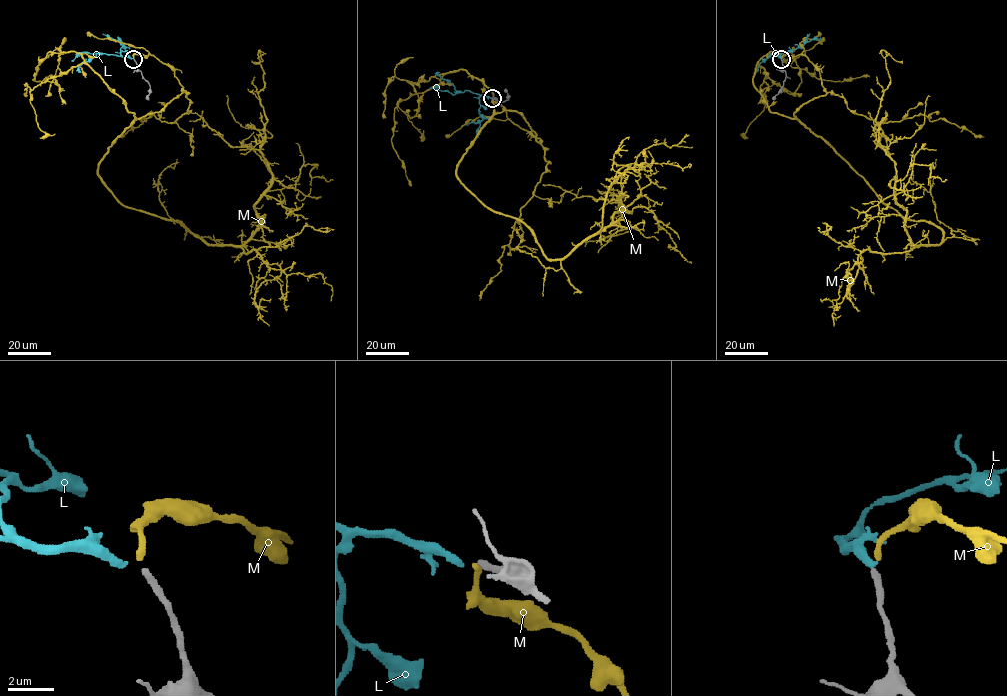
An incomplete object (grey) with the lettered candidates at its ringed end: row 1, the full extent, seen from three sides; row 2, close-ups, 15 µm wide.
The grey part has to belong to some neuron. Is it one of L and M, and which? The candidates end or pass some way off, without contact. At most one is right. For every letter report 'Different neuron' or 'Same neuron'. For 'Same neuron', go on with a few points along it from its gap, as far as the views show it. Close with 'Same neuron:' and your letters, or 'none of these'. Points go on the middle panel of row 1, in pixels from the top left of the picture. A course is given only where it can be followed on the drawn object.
L: Different neuron
M: Same neuron. Its course: (492, 98), (541, 141), (497, 112), (456, 177), (549, 259), (630, 213), (625, 192), (610, 217)
Same neuron: M

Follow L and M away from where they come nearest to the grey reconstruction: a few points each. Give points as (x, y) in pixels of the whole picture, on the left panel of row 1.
L: (132, 58), (97, 54), (78, 66), (81, 72)
M: (133, 58), (168, 65), (183, 91), (124, 131), (98, 176), (124, 205), (239, 245), (272, 177), (252, 61)

